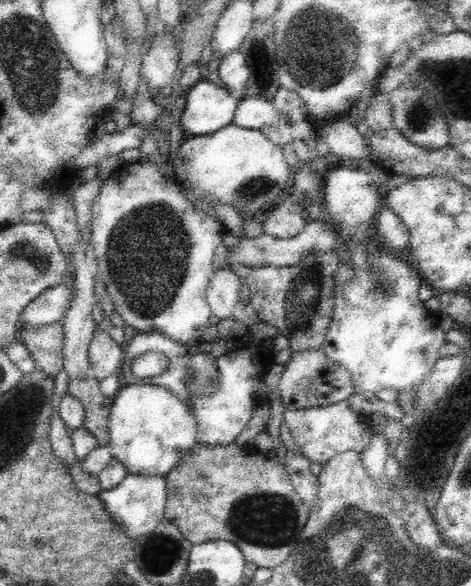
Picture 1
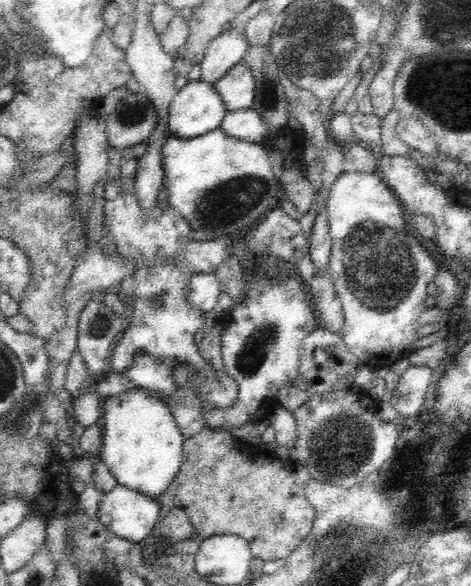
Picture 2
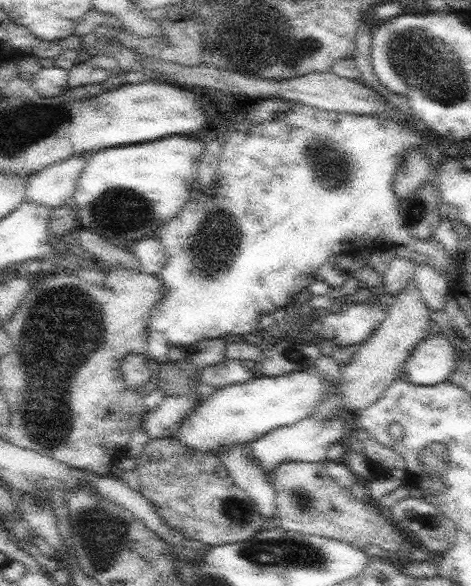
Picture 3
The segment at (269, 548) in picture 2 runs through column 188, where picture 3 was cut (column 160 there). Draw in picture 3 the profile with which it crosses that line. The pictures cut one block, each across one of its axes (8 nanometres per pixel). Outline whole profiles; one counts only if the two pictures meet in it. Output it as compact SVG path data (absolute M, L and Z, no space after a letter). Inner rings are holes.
M176 438L151 439L137 459L135 470L142 484L139 492L156 506L168 527L181 530L190 540L212 547L239 543L267 527L258 506L234 483L218 456L188 450Z

